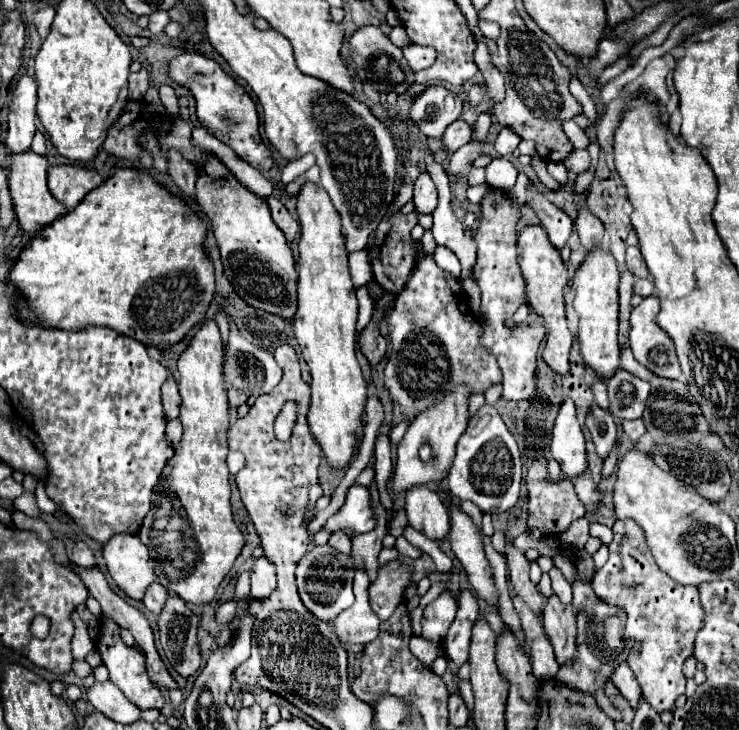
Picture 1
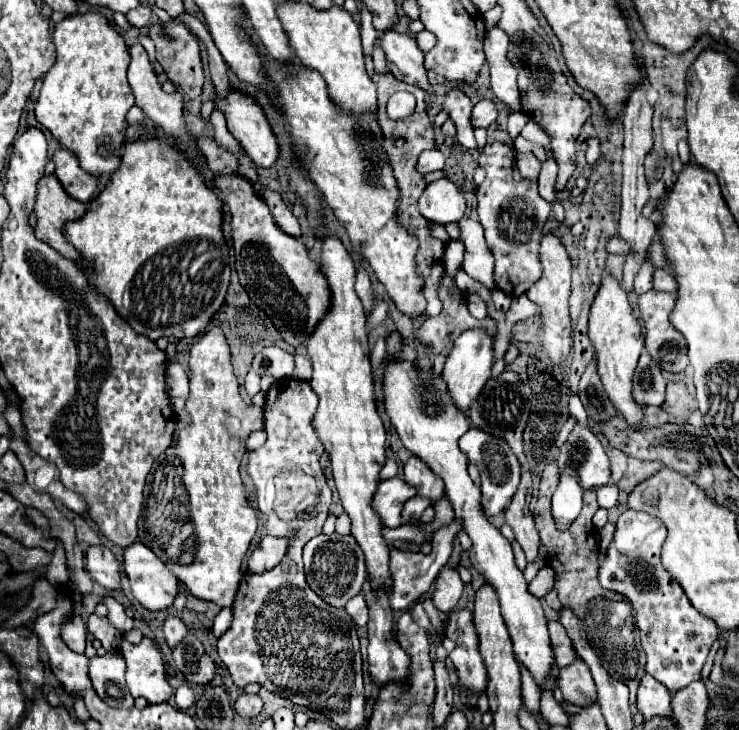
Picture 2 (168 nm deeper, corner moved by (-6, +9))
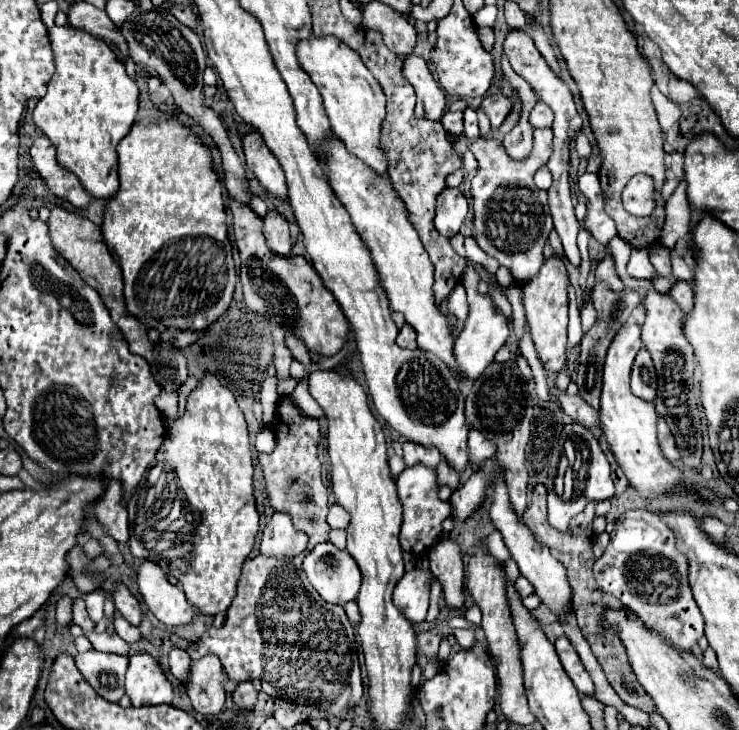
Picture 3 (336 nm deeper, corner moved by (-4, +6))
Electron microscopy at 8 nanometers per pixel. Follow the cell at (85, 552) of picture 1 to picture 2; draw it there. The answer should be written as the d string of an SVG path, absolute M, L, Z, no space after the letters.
M105 545L89 547L85 555L85 563L87 563L87 571L93 581L101 583L107 591L113 591L113 593L123 591L119 561Z

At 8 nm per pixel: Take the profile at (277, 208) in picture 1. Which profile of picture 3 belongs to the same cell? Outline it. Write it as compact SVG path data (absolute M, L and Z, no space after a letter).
M269 210L265 216L265 226L263 226L263 234L267 238L269 248L275 254L287 256L291 252L291 234L289 234L289 222L277 212L277 210Z

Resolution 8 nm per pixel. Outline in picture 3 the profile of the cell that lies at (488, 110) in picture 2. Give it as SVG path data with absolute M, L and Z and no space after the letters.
M493 94L493 96L483 98L481 110L489 118L491 128L499 128L501 122L505 120L505 116L511 110L511 100L507 96L503 96L503 94Z

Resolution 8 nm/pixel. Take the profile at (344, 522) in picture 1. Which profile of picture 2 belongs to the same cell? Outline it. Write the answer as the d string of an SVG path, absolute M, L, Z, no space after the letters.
M401 477L385 479L379 483L379 489L375 493L375 511L381 515L383 523L387 527L401 527L401 511L403 505L415 497L417 491L413 485L403 481Z

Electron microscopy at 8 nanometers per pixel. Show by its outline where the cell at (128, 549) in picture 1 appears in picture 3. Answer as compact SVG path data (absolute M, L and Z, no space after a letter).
M143 562L137 570L137 586L149 612L167 626L181 626L193 620L191 604L181 588L167 580L167 574L153 562Z

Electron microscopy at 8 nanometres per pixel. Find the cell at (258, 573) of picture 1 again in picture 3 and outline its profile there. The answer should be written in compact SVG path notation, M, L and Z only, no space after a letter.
M275 512L261 536L259 554L269 558L293 558L307 548L307 534L291 524L289 514Z

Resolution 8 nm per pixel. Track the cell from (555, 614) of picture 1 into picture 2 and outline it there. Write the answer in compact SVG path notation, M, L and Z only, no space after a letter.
M577 659L571 667L561 669L559 687L569 703L577 703L581 707L585 707L585 703L589 705L589 701L597 703L595 683L591 679L591 673L587 671L587 665L581 659Z

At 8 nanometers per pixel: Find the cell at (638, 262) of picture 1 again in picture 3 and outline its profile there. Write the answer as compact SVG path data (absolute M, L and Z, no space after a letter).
M669 248L669 254L671 254L671 266L673 266L673 276L679 278L679 280L685 280L685 282L691 282L693 280L693 270L689 268L687 260L675 250L675 248Z

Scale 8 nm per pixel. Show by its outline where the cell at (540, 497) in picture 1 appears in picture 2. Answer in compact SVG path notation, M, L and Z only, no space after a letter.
M549 461L543 475L541 475L541 485L539 485L539 495L537 495L537 507L533 511L537 531L541 535L541 543L547 547L547 565L555 571L555 589L559 591L559 601L563 605L569 605L575 609L577 617L583 623L583 629L587 631L587 639L593 647L593 651L599 655L603 661L603 667L607 667L609 675L619 679L629 687L629 703L635 703L637 687L645 675L645 655L643 647L639 641L639 633L635 627L635 617L629 607L629 615L621 613L621 605L625 609L627 599L619 593L605 591L599 581L597 581L597 555L599 555L599 537L597 537L597 527L593 525L593 515L599 509L597 505L597 495L595 491L585 491L585 503L581 509L581 515L575 519L571 529L567 531L557 531L555 521L551 519L551 495L557 487L557 463Z

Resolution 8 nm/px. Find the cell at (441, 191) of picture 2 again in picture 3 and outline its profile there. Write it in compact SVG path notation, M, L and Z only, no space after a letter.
M445 188L437 196L437 214L435 214L435 228L441 236L451 238L459 232L465 216L467 216L467 198L459 188Z

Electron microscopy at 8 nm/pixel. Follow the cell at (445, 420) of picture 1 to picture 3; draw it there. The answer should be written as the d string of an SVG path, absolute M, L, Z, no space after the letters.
M467 290L467 302L469 302L469 316L465 320L465 326L459 338L455 340L453 356L457 362L459 380L473 382L483 374L483 370L493 362L493 356L497 354L497 350L505 344L509 336L509 326L507 326L507 320L493 306L489 294L481 296L481 294L471 294L471 290Z

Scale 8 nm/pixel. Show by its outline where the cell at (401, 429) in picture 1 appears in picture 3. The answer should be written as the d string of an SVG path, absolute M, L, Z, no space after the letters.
M457 283L452 289L447 300L447 311L457 319L454 324L453 336L456 338L463 329L465 320L469 313L469 304L467 302L466 291L462 284Z

